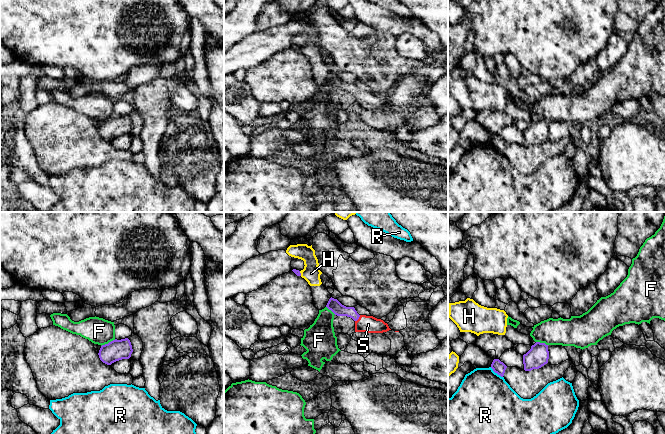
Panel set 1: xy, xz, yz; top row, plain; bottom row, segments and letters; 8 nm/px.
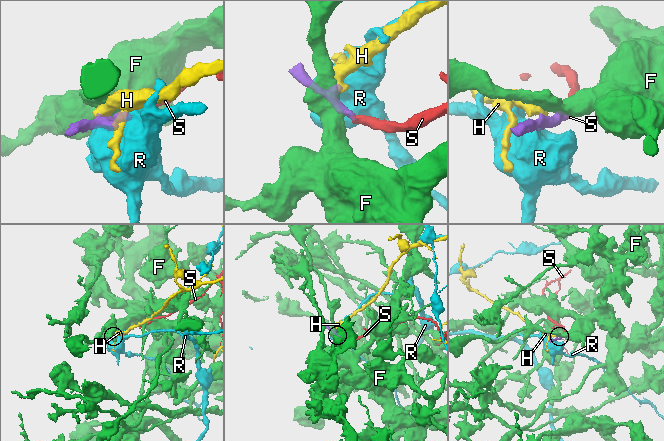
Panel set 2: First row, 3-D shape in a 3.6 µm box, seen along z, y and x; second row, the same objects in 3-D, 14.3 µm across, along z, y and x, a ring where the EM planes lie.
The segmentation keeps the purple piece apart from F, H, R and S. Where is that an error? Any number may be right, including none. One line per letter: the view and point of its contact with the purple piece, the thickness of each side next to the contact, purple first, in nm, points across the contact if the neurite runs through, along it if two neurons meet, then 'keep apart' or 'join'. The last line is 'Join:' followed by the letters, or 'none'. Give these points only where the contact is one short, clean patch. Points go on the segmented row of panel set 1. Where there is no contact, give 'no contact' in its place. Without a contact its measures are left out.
F: meets purple in xy at (109, 342); 170 nm thick on the purple side, 220 nm on the other; border along xy (115, 339), (101, 346); keep apart
H: meets purple in xz at (300, 273); 50 nm thick on the purple side, 140 nm on the other; border along xz (299, 271), (301, 275); keep apart
R: meets purple in yz at (496, 372); 100 nm thick on the purple side, 460 nm on the other; border along yz (490, 367), (502, 377); keep apart
S: meets purple in xz at (358, 318); 100 nm thick on the purple side, 140 nm on the other; runs through xz (334, 305), (358, 318), (363, 323), (368, 324); join
Join: S

